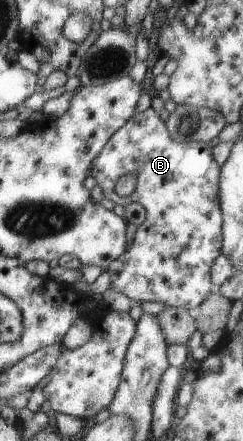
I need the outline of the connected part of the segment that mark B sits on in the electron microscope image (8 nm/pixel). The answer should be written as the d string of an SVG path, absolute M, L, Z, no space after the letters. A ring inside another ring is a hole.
M150 107L141 113L135 112L121 129L113 133L101 153L93 160L91 175L96 185L103 190L105 198L122 206L136 201L145 207L147 213L145 221L137 227L131 247L109 265L107 271L114 291L141 304L145 301L159 301L167 307L195 312L198 305L214 290L210 273L213 261L222 254L223 214L219 195L221 166L215 161L211 149L209 143L205 142L171 141L165 122ZM127 173L135 173L137 177L135 191L128 197L119 196L115 192L115 184Z

